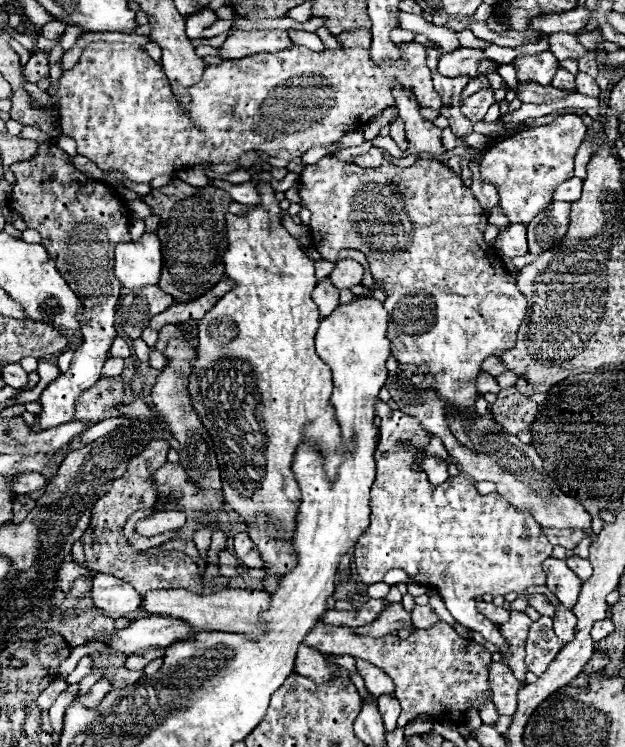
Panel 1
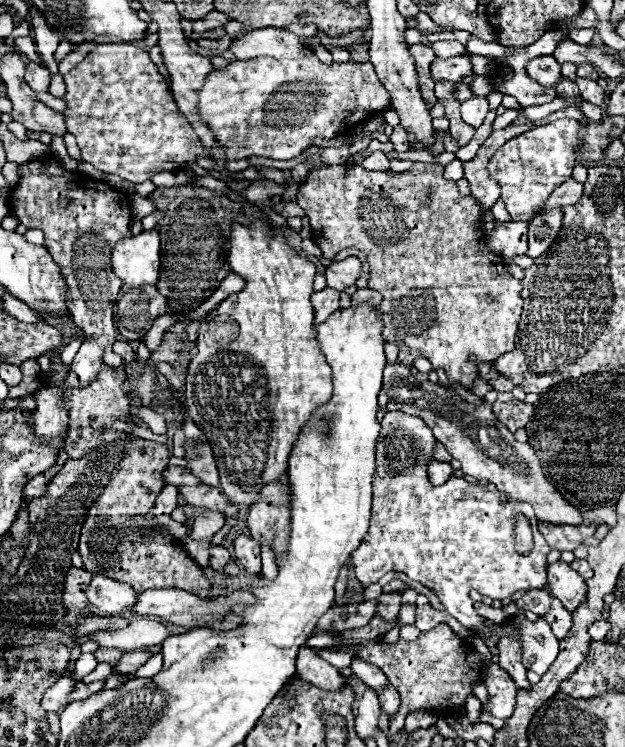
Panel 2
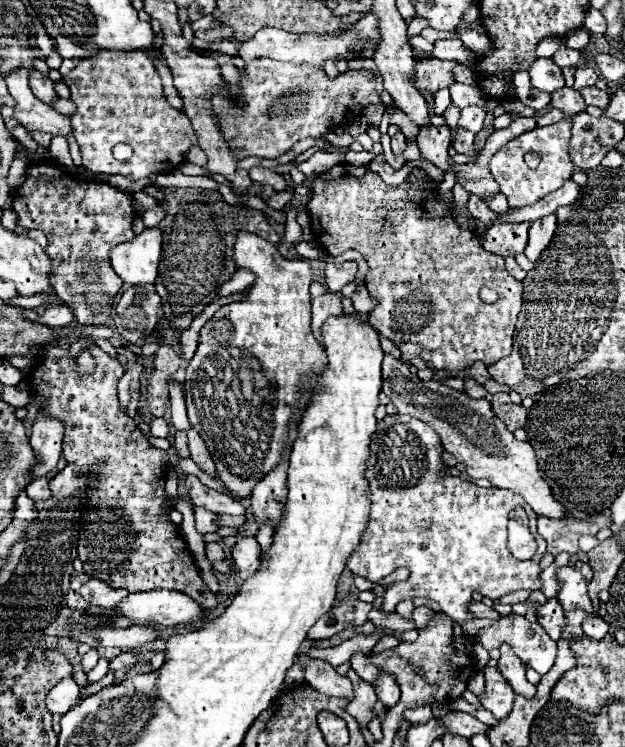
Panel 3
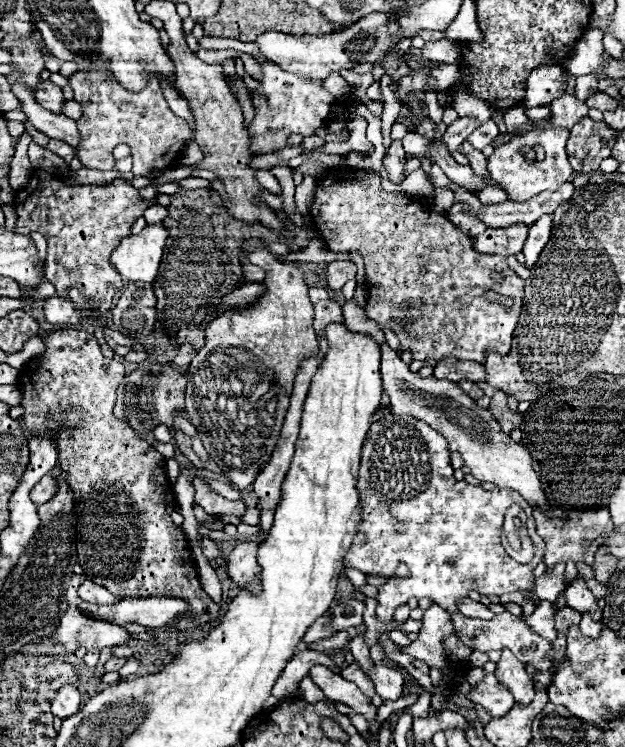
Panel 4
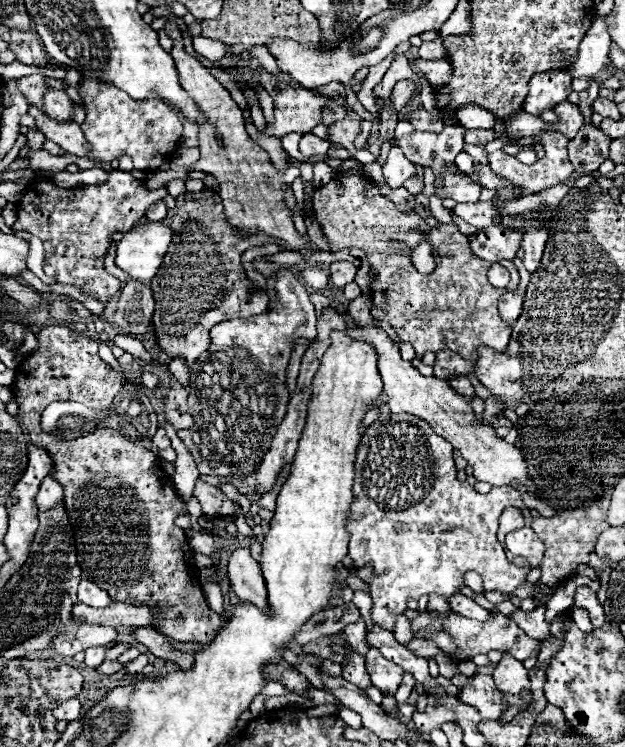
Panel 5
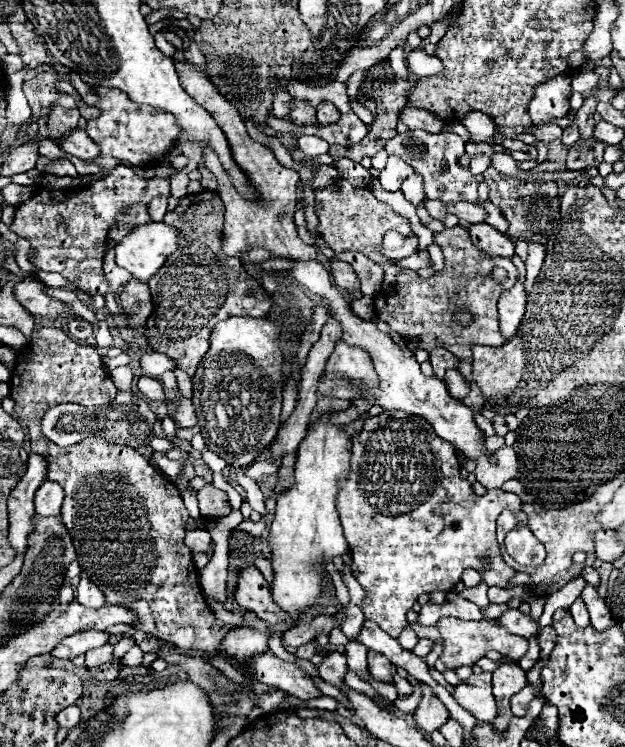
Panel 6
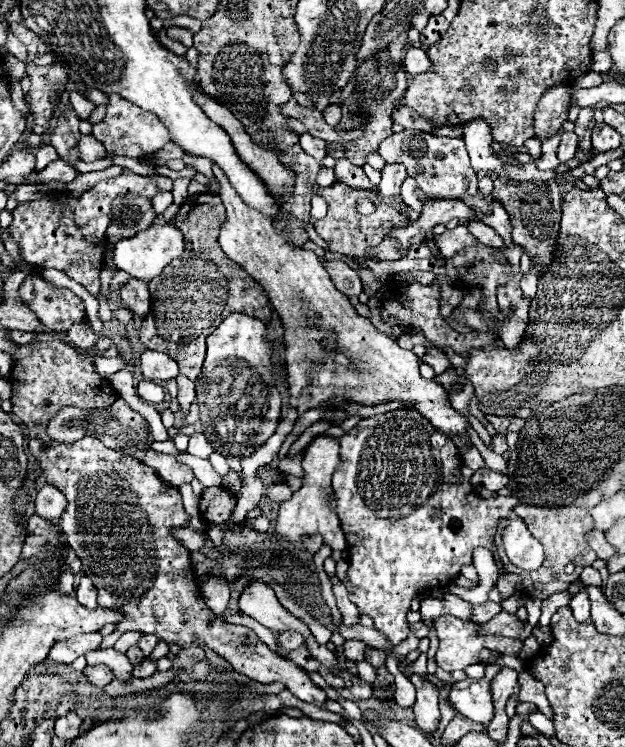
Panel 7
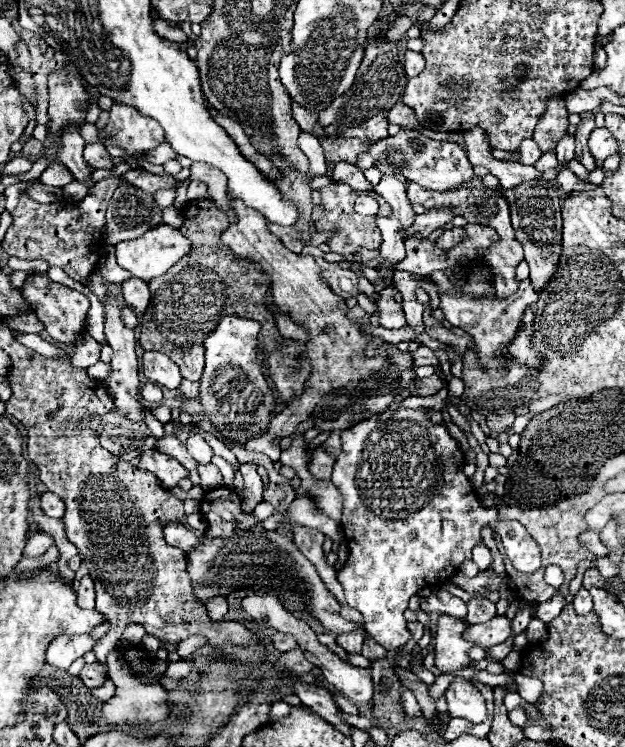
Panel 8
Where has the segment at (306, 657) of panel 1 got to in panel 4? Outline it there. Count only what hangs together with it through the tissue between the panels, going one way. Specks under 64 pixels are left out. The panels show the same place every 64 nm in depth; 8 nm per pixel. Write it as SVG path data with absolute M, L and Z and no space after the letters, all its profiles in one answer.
M314 666L308 676L322 688L322 692L332 700L332 702L340 702L350 706L354 712L362 714L368 722L368 726L372 726L372 722L376 720L376 706L372 704L372 700L368 700L358 686L354 686L354 682L346 682L340 674L334 674L330 668L326 666Z

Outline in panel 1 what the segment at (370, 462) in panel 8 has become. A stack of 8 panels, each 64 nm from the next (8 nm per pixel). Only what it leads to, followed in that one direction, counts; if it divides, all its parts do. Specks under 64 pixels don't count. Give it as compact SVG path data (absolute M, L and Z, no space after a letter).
M376 400L376 416L380 416L380 440L376 446L376 480L370 490L370 526L360 536L354 554L354 564L360 580L364 584L382 582L384 574L392 568L404 570L414 582L428 586L440 594L446 608L454 616L456 622L462 626L480 632L488 642L496 644L500 652L506 650L506 642L496 624L486 622L482 614L476 610L474 596L492 594L492 596L506 596L506 592L522 592L530 586L544 586L546 574L542 570L542 562L552 554L552 544L542 534L540 526L528 512L520 512L506 498L498 492L492 494L478 494L474 484L464 476L452 476L440 486L428 484L426 474L422 474L422 460L424 448L430 442L430 432L422 428L422 424L402 414L400 410L390 410L388 404Z

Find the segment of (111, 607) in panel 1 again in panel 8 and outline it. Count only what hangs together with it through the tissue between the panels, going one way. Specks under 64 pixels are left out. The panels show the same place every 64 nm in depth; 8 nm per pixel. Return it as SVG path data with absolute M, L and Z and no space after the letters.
M84 576L80 580L80 586L76 590L76 596L78 596L78 606L86 608L86 610L94 610L94 598L96 598L96 592L94 592L94 582L90 576Z

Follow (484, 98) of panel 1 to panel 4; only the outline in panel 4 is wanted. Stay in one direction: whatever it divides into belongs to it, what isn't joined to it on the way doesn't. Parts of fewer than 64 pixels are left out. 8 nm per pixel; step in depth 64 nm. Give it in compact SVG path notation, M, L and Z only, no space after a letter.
M458 118L456 122L452 122L452 124L446 128L446 132L444 132L444 136L442 136L440 142L448 148L448 152L456 152L458 146L466 140L466 136L468 136L474 128L478 128L478 124L476 124L474 118Z

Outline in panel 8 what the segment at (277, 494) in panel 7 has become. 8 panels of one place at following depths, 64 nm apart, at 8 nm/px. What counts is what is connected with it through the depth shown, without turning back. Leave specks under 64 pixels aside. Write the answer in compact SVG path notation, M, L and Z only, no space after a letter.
M268 482L266 488L264 488L262 498L264 498L264 502L270 502L280 514L286 514L288 506L290 506L290 502L294 502L296 494L294 494L294 488L290 484L272 484L272 482Z

